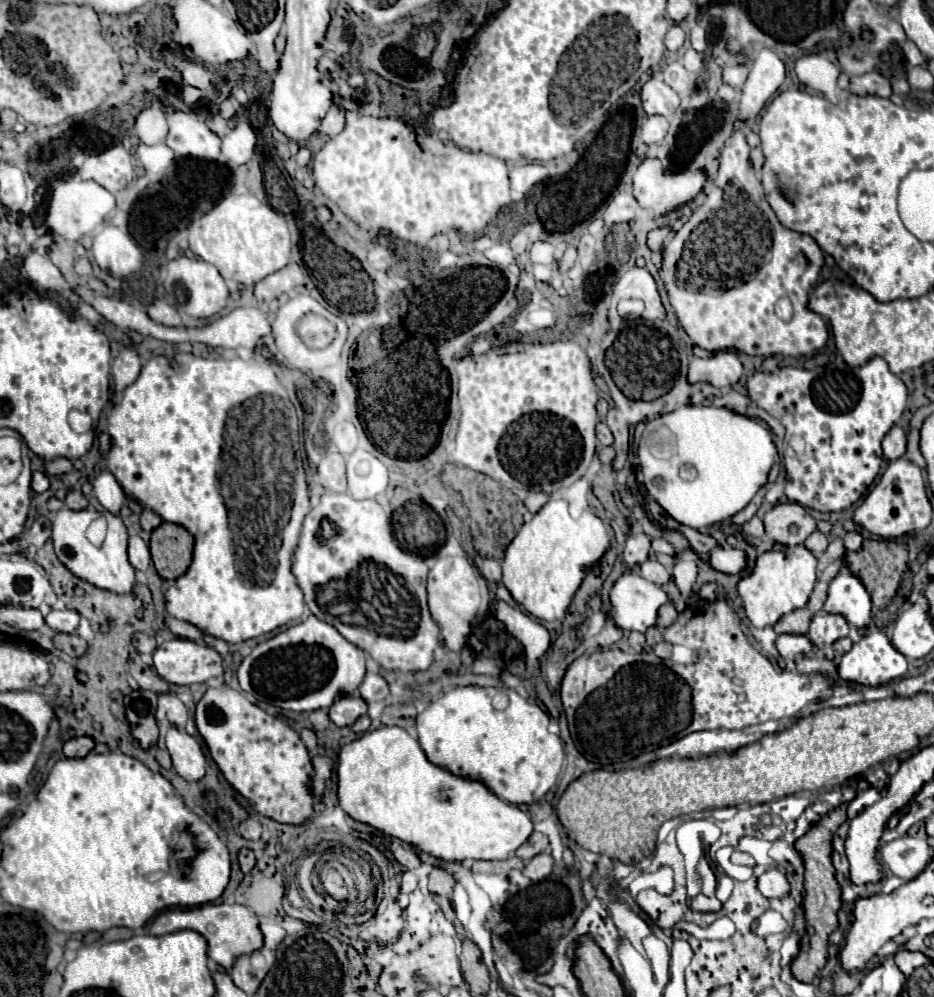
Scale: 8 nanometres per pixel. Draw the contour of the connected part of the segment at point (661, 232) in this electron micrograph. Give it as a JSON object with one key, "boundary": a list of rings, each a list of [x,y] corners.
{"boundary":[[[666,224],[666,226],[660,226],[660,228],[654,228],[650,234],[648,234],[648,248],[652,252],[660,250],[668,240],[670,240],[670,232],[672,232],[672,226]]]}

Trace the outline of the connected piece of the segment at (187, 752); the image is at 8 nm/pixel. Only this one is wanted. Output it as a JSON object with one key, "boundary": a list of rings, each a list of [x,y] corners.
{"boundary":[[[170,726],[166,734],[166,746],[174,762],[174,770],[186,780],[200,780],[206,770],[206,756],[200,742],[184,730]]]}

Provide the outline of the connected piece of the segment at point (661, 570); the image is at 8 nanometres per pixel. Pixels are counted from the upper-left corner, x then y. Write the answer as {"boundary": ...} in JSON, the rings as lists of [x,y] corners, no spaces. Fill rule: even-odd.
{"boundary":[[[648,558],[644,564],[640,564],[640,568],[642,568],[642,576],[646,580],[654,582],[654,584],[662,586],[662,584],[666,584],[670,580],[670,572],[660,562],[656,562],[656,560]]]}

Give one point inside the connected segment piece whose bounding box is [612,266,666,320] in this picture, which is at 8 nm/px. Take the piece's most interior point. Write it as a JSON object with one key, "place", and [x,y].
{"place":[637,283]}

